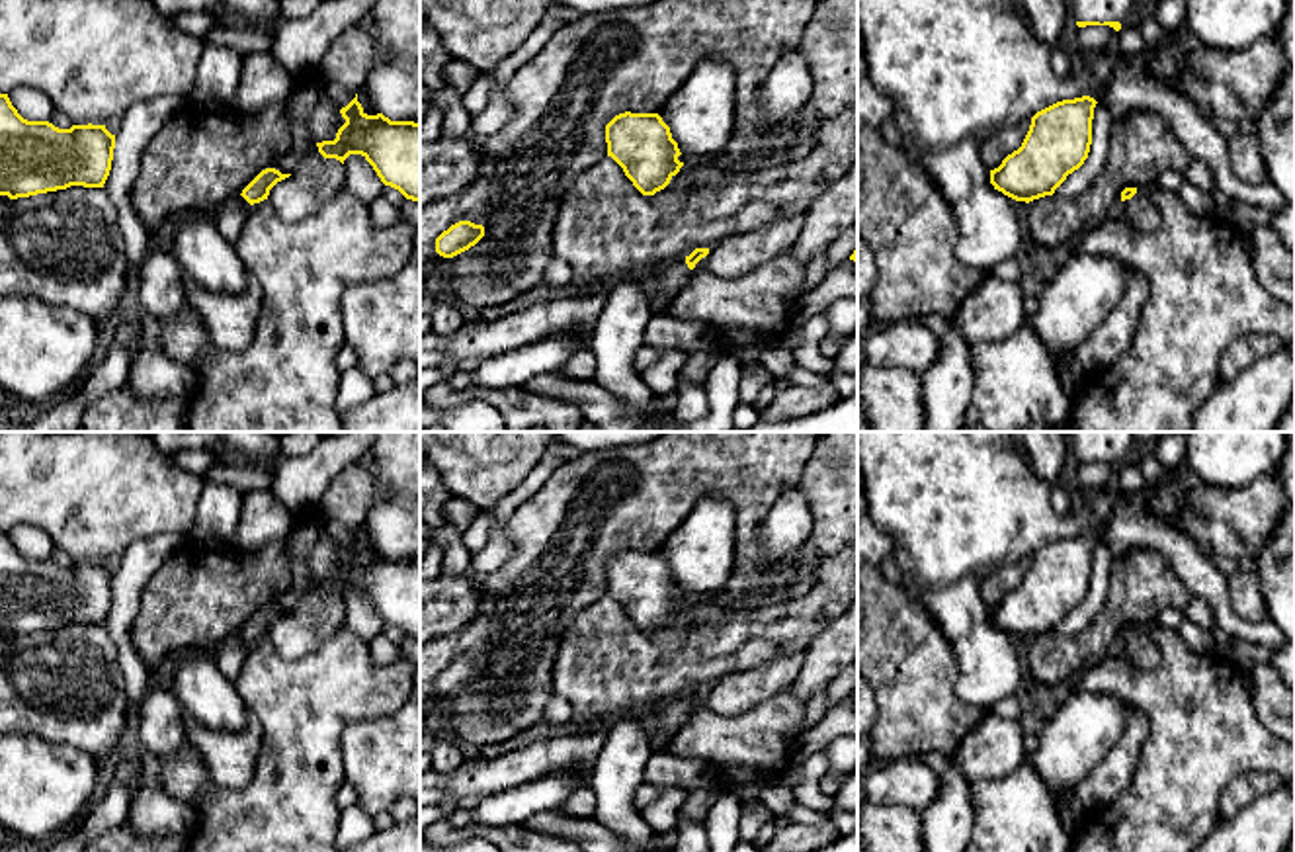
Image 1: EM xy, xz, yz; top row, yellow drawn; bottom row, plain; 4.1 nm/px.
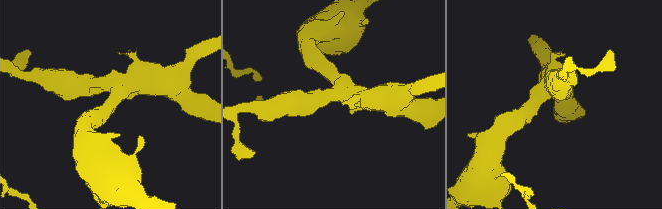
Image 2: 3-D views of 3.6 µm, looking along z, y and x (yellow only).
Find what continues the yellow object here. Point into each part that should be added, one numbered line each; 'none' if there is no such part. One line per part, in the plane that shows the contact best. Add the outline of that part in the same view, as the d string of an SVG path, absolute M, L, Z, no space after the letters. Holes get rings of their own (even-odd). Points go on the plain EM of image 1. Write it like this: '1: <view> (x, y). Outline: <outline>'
1: yz (1141, 653). Outline: M1137 627L1131 637L1121 639L1119 649L1133 670L1152 670L1160 664L1160 649L1150 639L1149 627Z

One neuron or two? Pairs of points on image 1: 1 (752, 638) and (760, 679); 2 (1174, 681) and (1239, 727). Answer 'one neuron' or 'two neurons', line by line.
1: two neurons
2: one neuron

